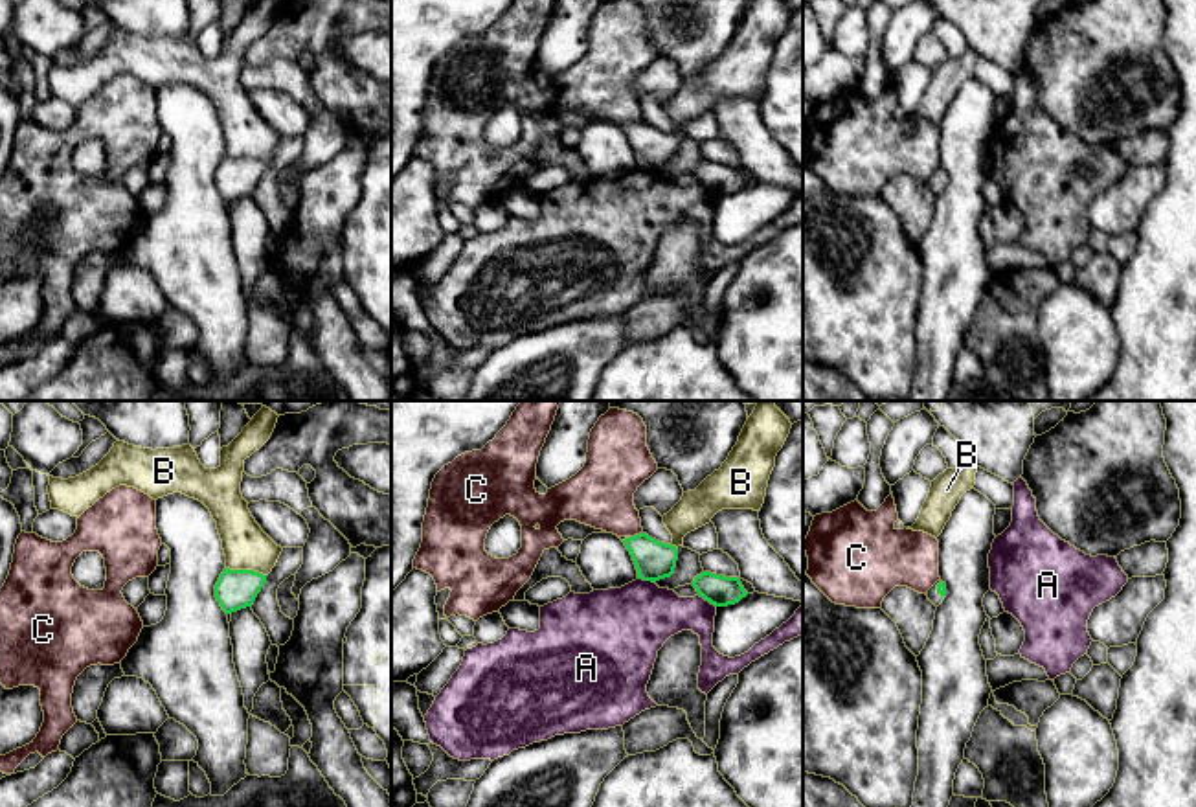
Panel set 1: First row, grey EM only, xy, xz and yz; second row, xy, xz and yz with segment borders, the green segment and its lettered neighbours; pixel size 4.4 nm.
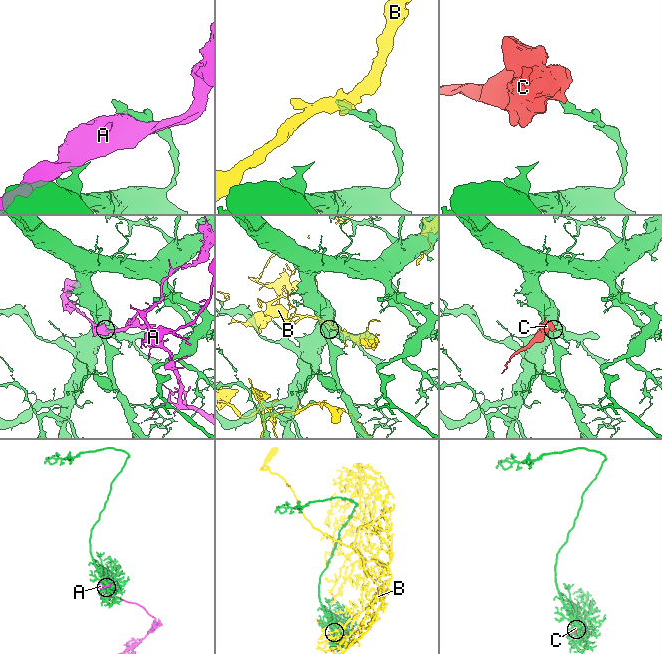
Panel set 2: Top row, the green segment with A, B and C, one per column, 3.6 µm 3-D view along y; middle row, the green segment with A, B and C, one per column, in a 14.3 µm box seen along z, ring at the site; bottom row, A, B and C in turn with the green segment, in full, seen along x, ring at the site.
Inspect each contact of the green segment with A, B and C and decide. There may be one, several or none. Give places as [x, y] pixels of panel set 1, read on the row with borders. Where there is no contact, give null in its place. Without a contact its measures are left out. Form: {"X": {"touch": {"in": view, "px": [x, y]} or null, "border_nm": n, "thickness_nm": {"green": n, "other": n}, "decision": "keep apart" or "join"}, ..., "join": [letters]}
{"A": {"touch": {"in": "xz", "px": [708, 600]}, "border_nm": 90, "thickness_nm": {"green": 140, "other": 240}, "decision": "keep apart"}, "B": {"touch": {"in": "xy", "px": [247, 570]}, "border_nm": 180, "thickness_nm": {"green": 180, "other": 200}, "decision": "keep apart"}, "C": {"touch": {"in": "xz", "px": [634, 535]}, "border_nm": 70, "thickness_nm": {"green": 170, "other": 280}, "decision": "keep apart"}, "join": []}

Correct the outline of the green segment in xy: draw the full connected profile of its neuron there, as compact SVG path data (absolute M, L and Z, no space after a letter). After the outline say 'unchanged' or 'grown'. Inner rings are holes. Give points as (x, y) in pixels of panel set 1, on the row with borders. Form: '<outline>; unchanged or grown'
M224 568L217 585L215 597L226 614L252 607L266 583L266 575L254 570Z; unchanged

